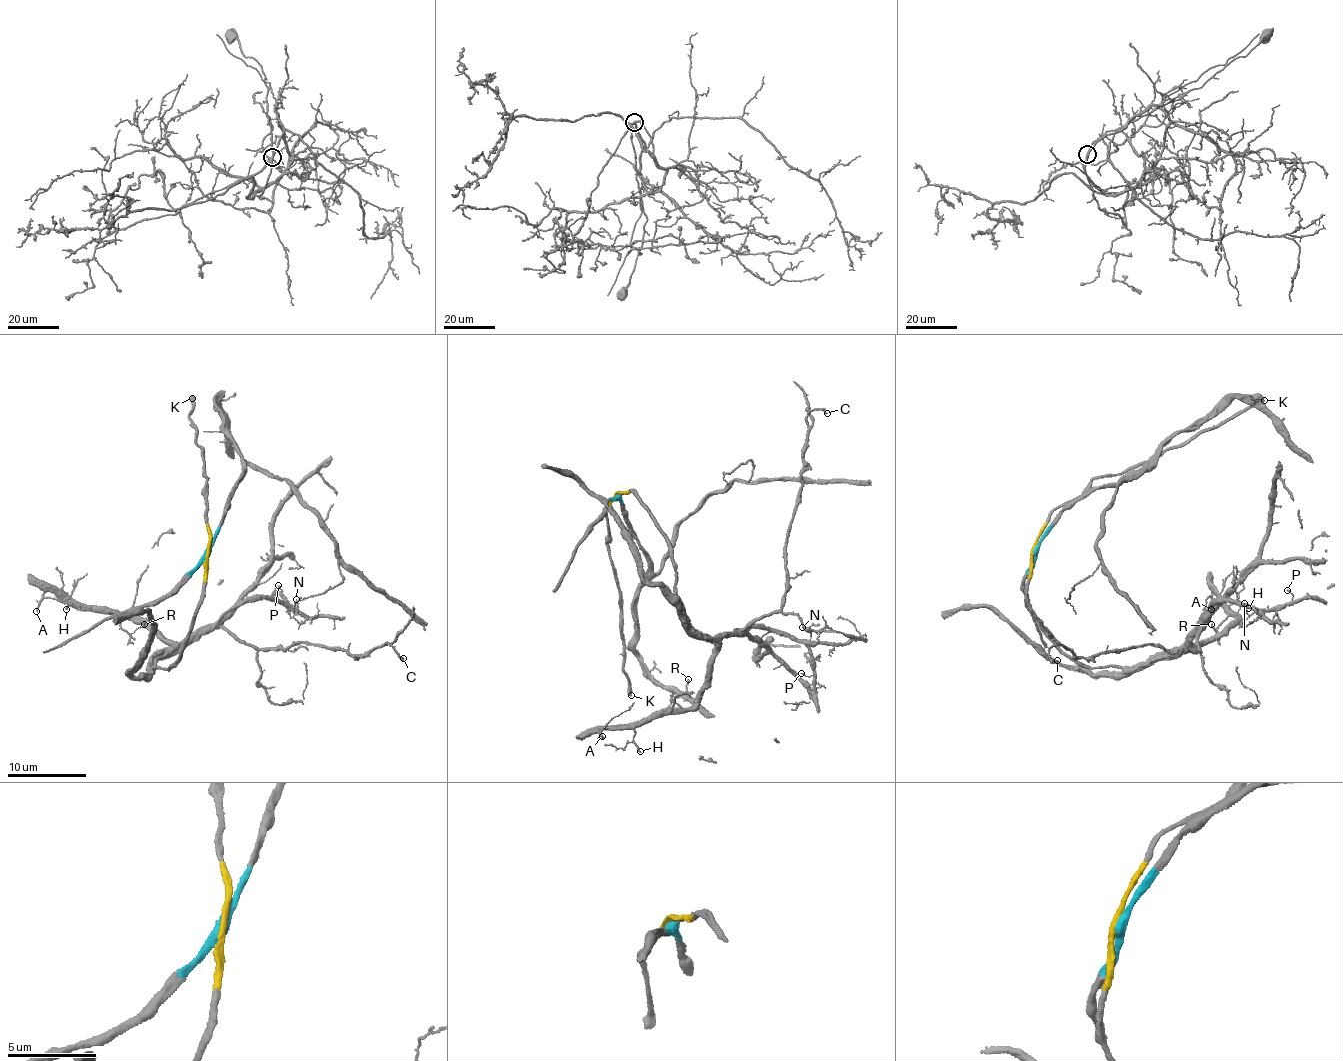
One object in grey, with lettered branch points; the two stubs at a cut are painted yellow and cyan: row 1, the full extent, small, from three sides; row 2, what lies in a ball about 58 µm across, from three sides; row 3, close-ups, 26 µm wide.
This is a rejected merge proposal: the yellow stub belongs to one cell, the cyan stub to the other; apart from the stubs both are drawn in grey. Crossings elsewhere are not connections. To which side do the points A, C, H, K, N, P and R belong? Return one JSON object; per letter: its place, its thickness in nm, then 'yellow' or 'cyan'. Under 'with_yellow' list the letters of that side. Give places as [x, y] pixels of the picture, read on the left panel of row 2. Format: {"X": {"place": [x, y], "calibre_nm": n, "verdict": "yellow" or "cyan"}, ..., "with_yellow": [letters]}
{"A": {"place": [36, 611], "calibre_nm": 130, "verdict": "yellow"}, "C": {"place": [403, 658], "calibre_nm": 170, "verdict": "yellow"}, "H": {"place": [66, 609], "calibre_nm": 130, "verdict": "yellow"}, "K": {"place": [192, 398], "calibre_nm": 400, "verdict": "yellow"}, "N": {"place": [296, 599], "calibre_nm": 100, "verdict": "yellow"}, "P": {"place": [278, 585], "calibre_nm": 100, "verdict": "yellow"}, "R": {"place": [144, 624], "calibre_nm": 110, "verdict": "yellow"}, "with_yellow": ["A", "C", "H", "K", "N", "P", "R"]}

